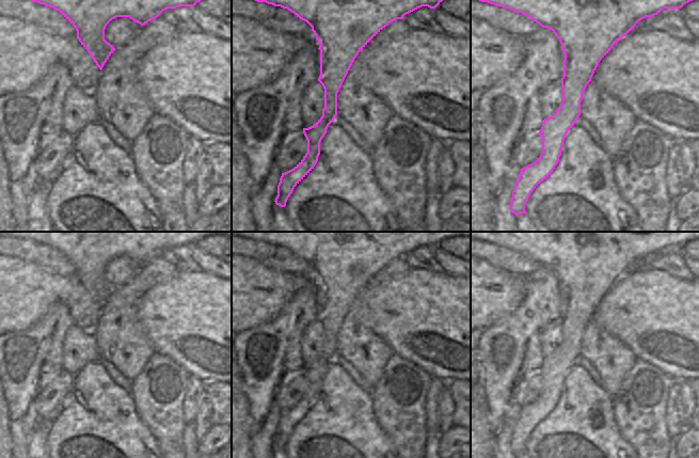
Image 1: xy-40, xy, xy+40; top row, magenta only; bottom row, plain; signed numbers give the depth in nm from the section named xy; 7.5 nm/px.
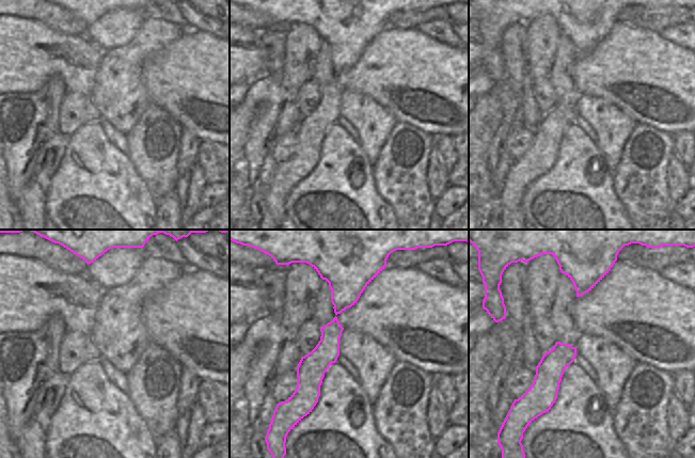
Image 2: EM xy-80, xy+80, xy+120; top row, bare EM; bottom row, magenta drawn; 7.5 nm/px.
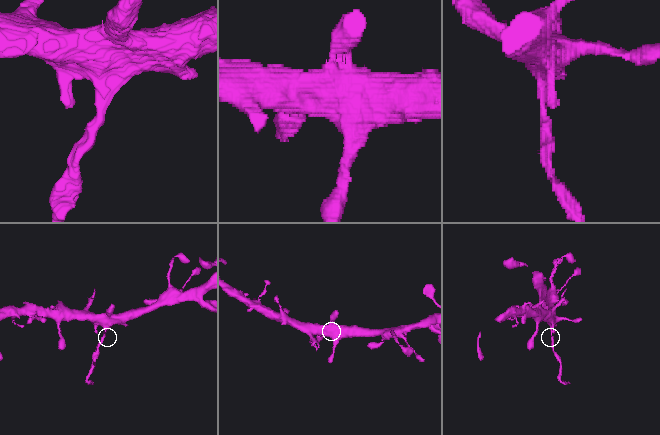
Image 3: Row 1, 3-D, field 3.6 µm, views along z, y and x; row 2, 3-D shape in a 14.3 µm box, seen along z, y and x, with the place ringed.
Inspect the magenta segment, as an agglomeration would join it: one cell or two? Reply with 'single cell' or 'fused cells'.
fused cells

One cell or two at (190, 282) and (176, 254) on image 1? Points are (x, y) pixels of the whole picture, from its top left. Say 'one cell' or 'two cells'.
two cells

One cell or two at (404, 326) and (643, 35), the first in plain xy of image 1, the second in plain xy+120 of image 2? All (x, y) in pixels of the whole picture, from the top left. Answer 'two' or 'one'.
one

